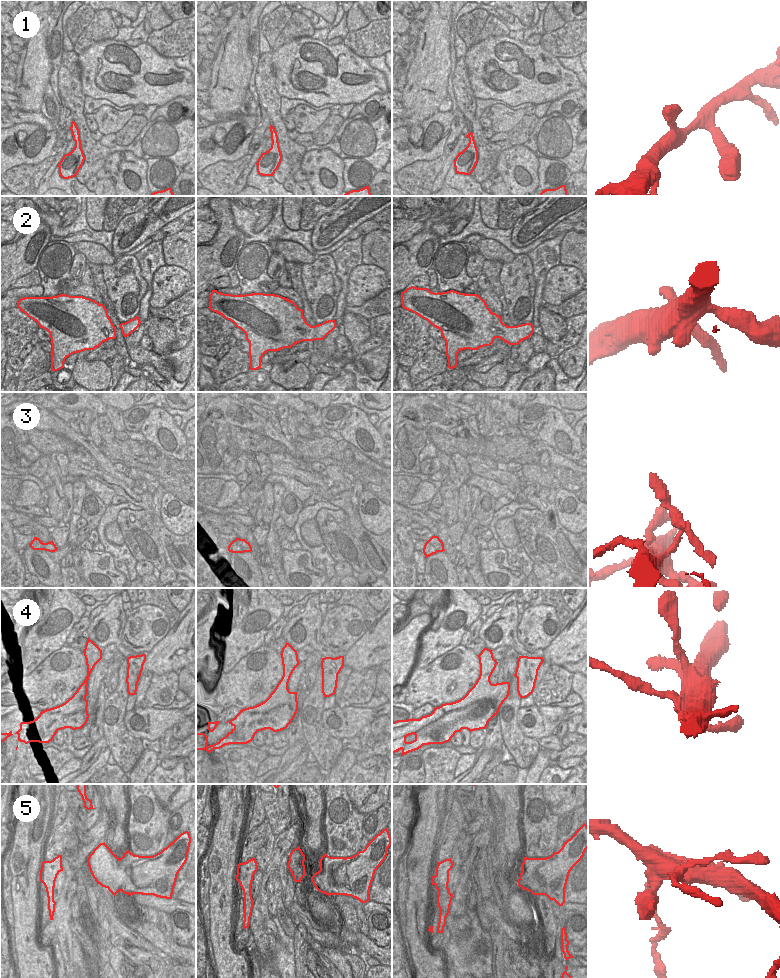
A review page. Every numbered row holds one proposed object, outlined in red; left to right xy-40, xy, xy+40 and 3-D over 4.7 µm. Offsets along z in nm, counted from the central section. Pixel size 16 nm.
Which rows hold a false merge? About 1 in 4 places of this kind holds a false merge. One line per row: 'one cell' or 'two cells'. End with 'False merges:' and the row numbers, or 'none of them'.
1: one cell
2: one cell
3: two cells
4: one cell
5: two cells
False merges: 3, 5

